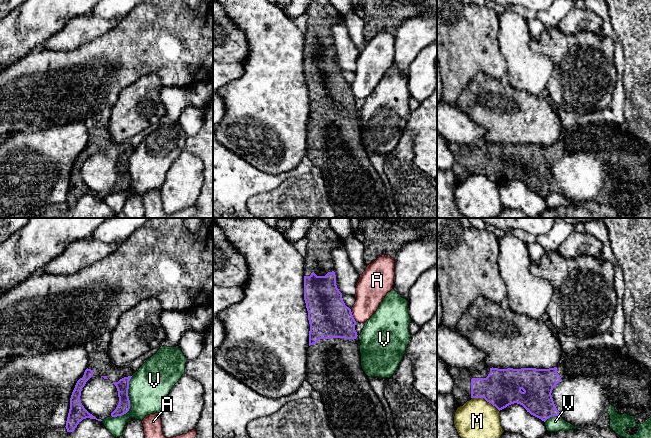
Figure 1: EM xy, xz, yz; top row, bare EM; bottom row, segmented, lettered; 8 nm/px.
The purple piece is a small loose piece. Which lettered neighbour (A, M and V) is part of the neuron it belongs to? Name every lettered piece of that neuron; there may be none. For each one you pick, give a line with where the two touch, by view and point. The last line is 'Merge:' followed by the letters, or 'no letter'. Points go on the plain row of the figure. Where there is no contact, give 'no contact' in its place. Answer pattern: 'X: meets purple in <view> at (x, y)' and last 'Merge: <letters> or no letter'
Merge: no letter

